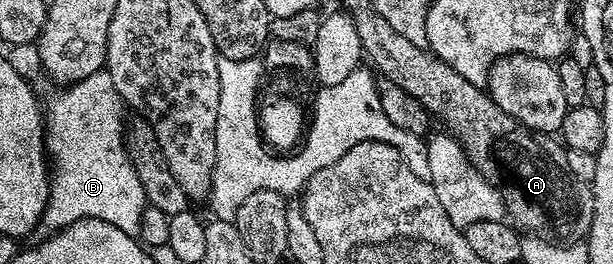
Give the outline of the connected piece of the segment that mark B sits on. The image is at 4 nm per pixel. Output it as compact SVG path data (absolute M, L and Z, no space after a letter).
M103 69L92 73L92 77L84 77L84 81L63 86L61 91L62 95L56 96L54 104L51 107L47 106L44 111L46 153L52 164L50 196L42 220L34 226L34 230L28 236L29 242L42 243L81 219L108 221L108 225L116 225L116 229L124 229L124 233L137 236L141 229L142 214L148 204L144 185L140 185L140 177L136 177L130 164L128 127L124 119L122 123L124 104L112 85L109 71Z

